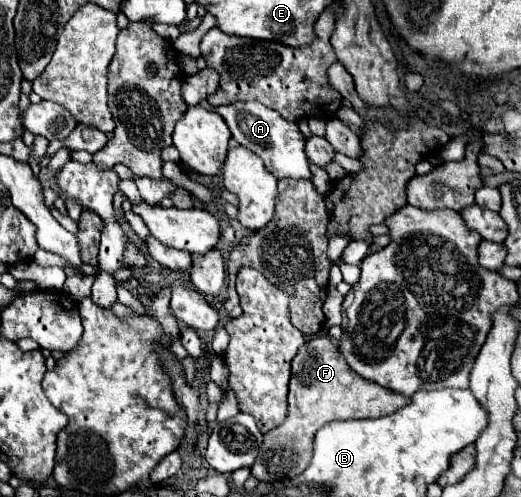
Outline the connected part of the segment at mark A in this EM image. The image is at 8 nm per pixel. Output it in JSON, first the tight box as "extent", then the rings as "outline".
{"extent":[210,101,312,179],"outline":[[[248,101],[248,103],[234,103],[234,105],[222,105],[222,107],[210,107],[212,111],[220,113],[224,121],[228,123],[228,129],[232,137],[258,157],[262,157],[264,167],[276,177],[276,179],[312,179],[310,163],[304,153],[304,135],[300,133],[296,123],[290,123],[278,115],[278,111],[264,107],[262,103]]]}

